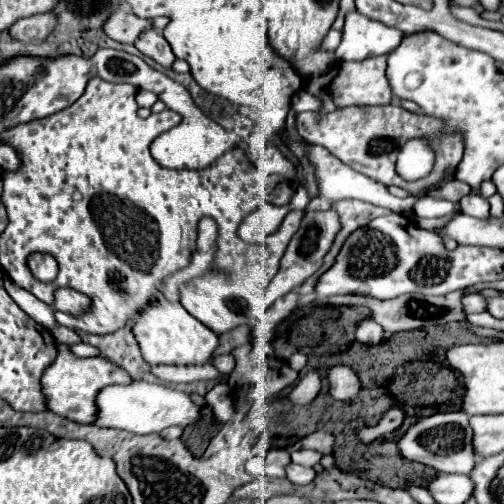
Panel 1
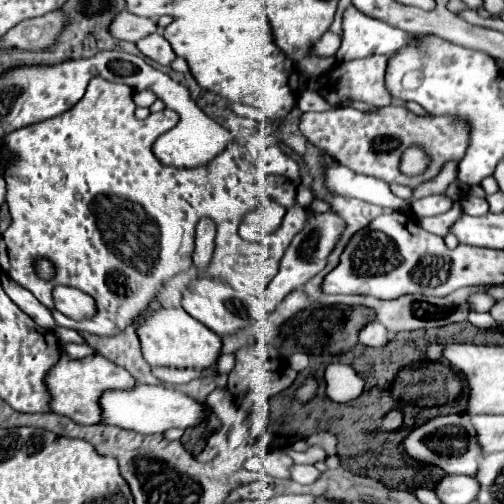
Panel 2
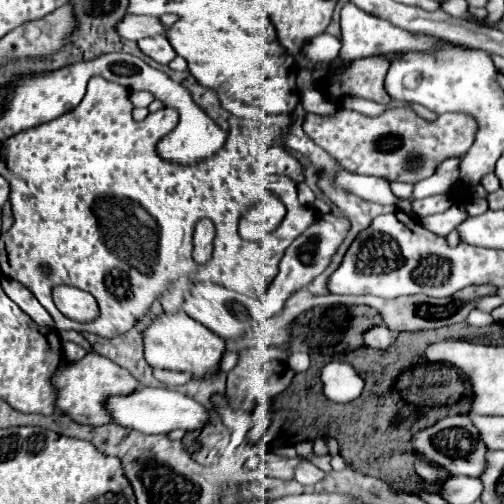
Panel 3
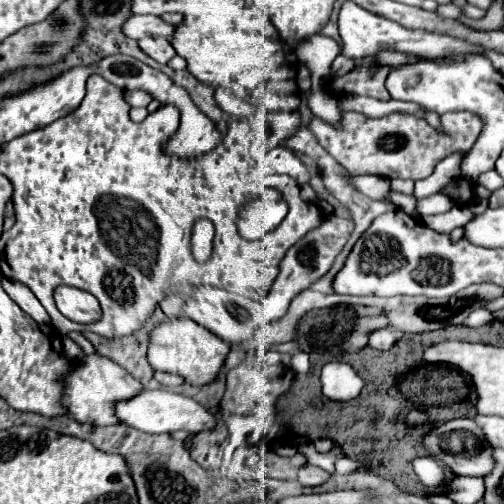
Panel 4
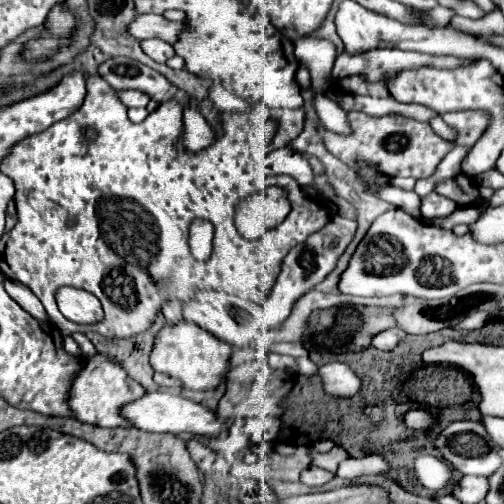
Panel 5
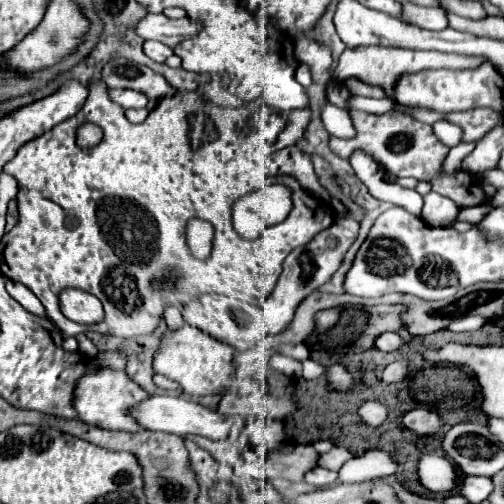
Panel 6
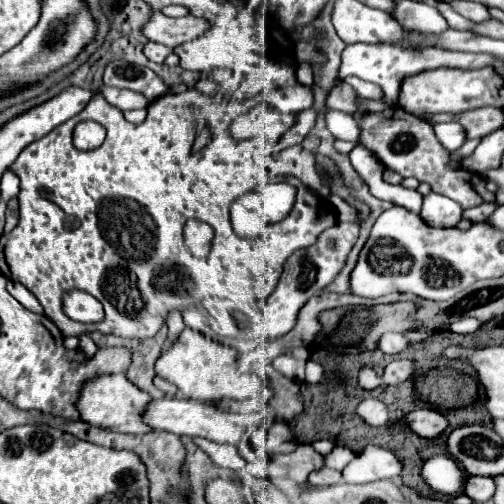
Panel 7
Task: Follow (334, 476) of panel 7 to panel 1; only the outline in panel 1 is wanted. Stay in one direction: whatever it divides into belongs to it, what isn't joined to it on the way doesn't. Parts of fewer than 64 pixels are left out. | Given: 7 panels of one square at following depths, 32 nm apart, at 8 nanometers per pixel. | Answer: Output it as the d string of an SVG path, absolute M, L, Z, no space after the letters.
M290 464L290 466L286 468L286 476L288 476L288 480L294 482L294 484L308 484L308 482L316 476L316 472L314 472L312 468L304 468L304 466Z

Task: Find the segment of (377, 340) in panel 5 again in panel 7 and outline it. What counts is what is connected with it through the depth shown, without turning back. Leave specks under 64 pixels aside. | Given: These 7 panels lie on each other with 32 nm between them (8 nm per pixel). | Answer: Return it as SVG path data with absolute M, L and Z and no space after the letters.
M388 332L384 334L380 340L378 340L378 348L386 354L396 354L396 352L402 352L410 342L406 340L404 334L394 334L394 332Z

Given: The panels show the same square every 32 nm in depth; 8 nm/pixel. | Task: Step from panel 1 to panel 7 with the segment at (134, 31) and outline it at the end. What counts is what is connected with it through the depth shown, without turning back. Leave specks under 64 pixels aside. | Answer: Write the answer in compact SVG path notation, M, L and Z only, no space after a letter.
M160 12L148 18L148 22L142 26L142 34L148 40L162 42L168 48L176 48L178 44L192 40L200 36L208 28L206 20L194 18L194 16L184 16L184 18L168 18Z

